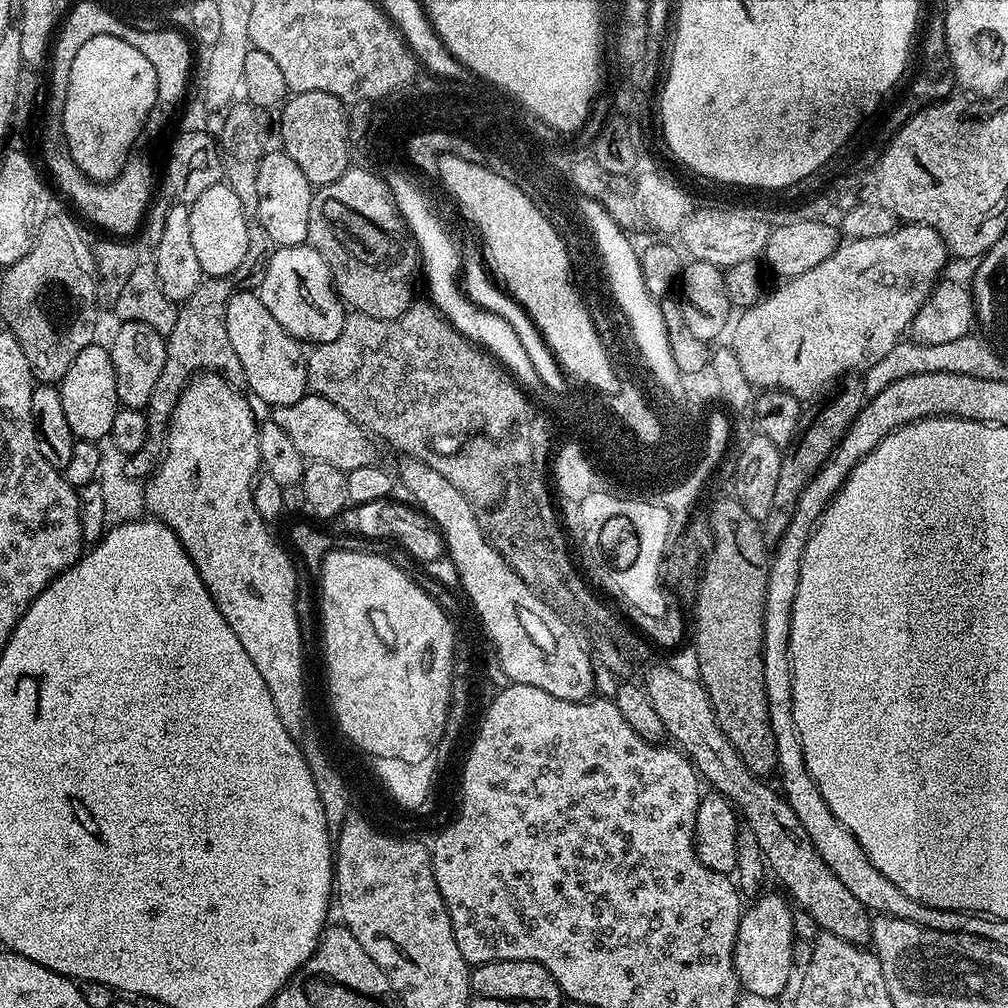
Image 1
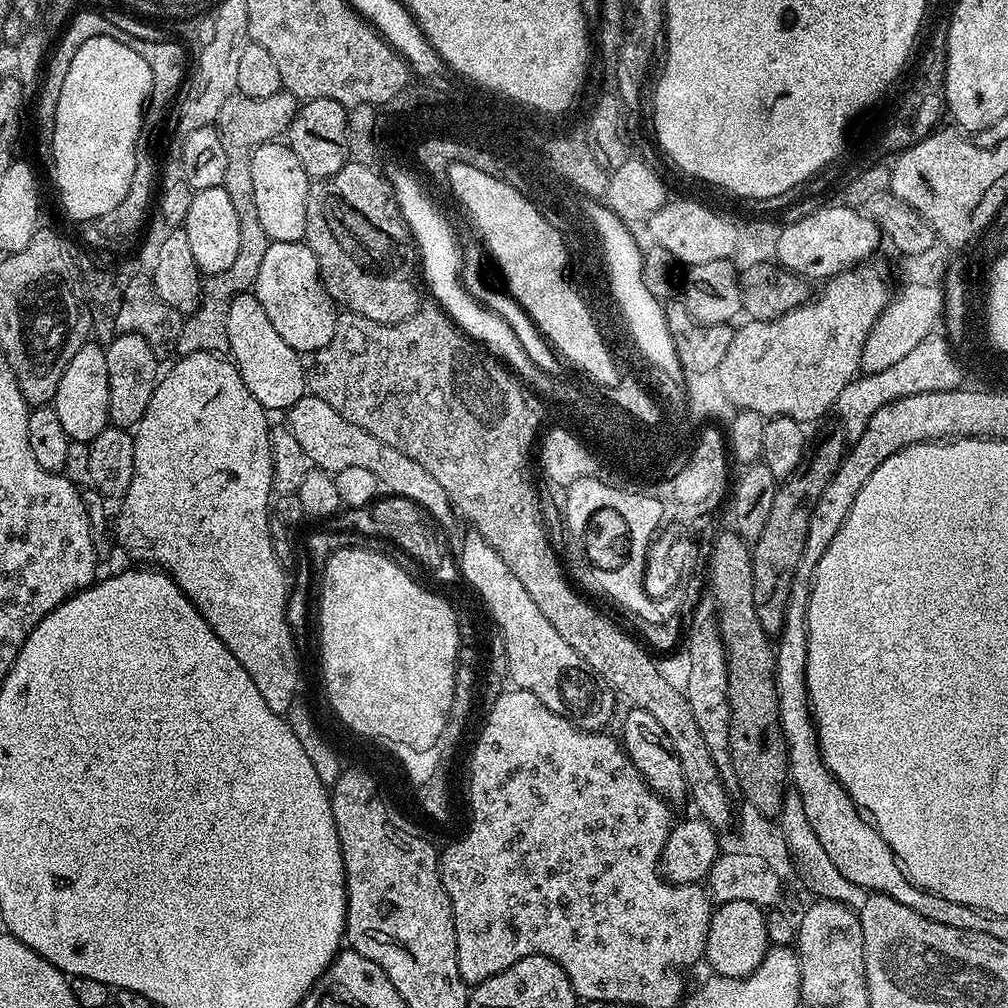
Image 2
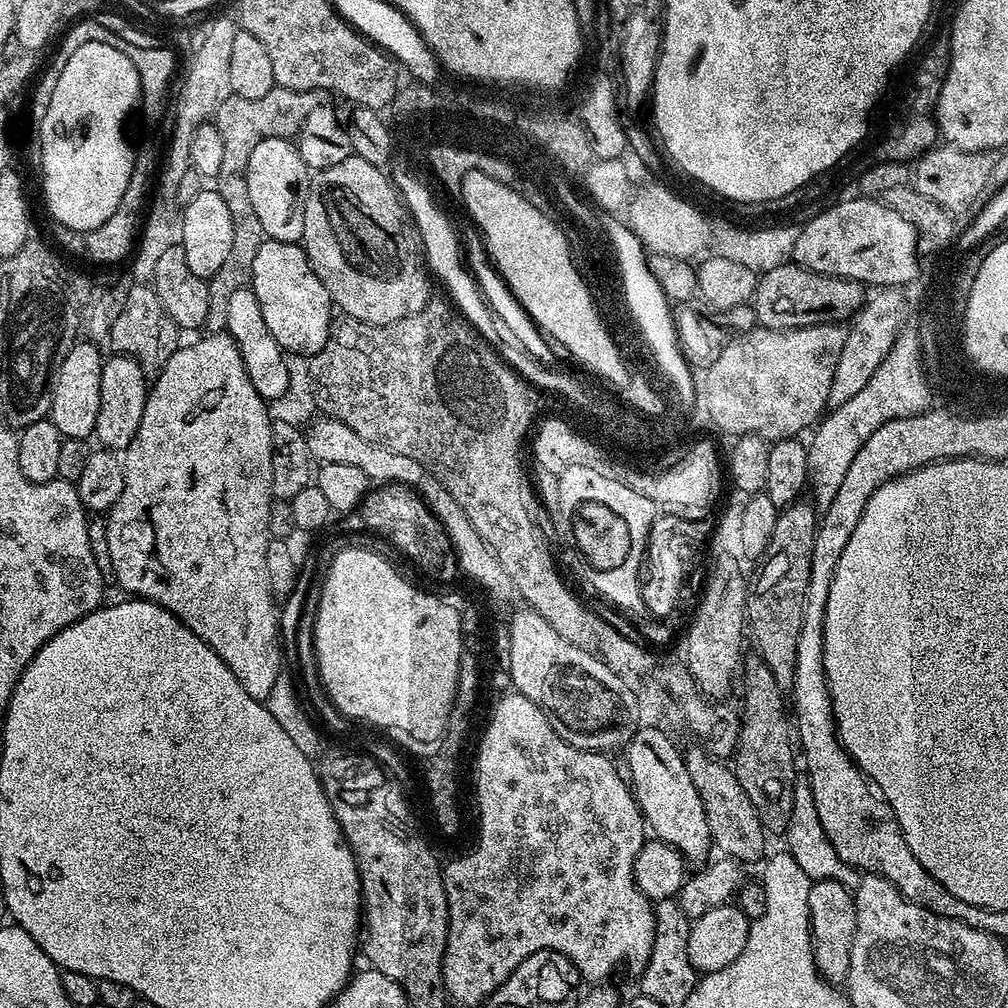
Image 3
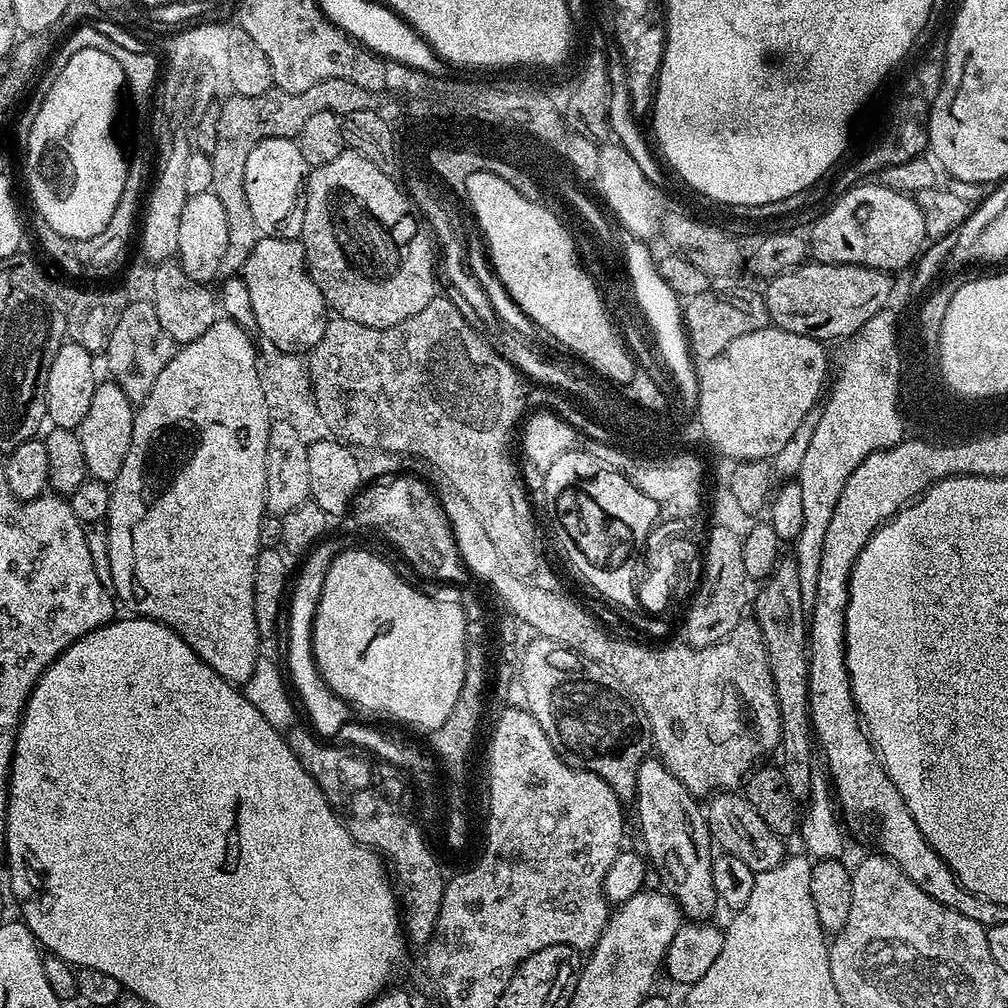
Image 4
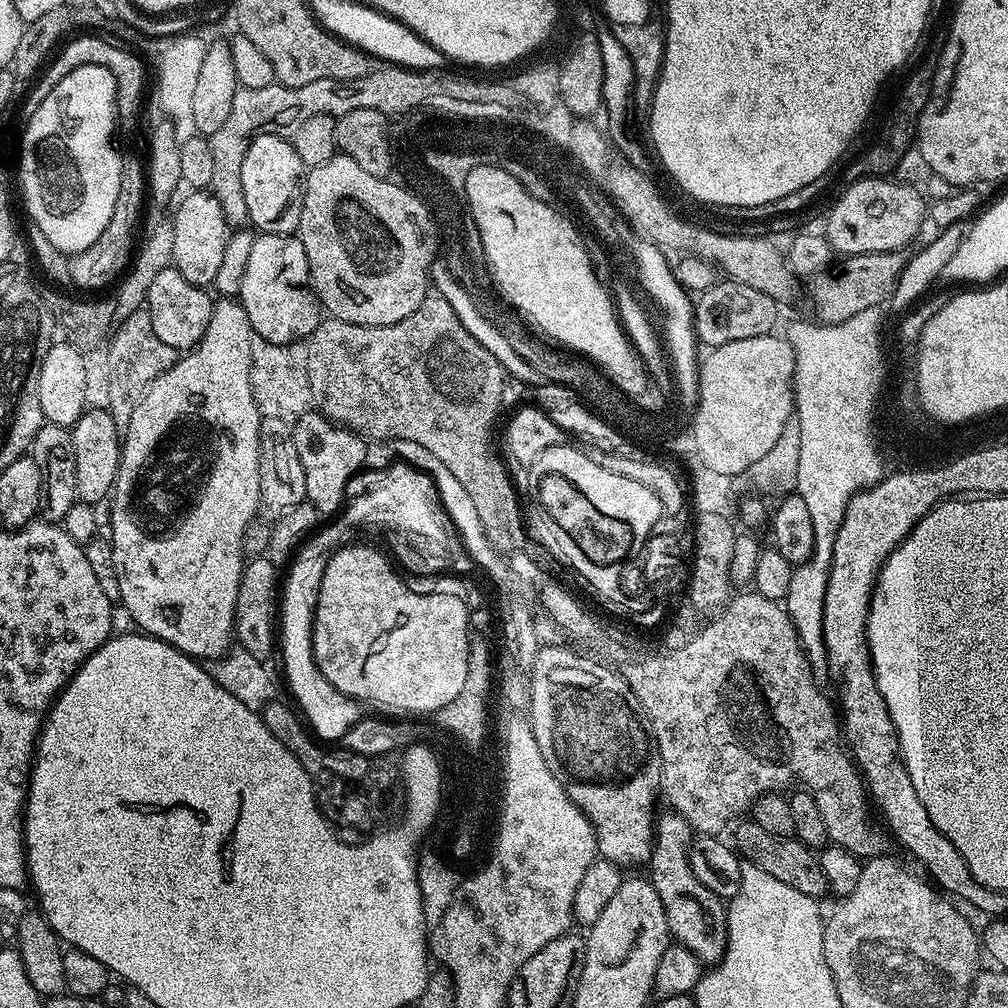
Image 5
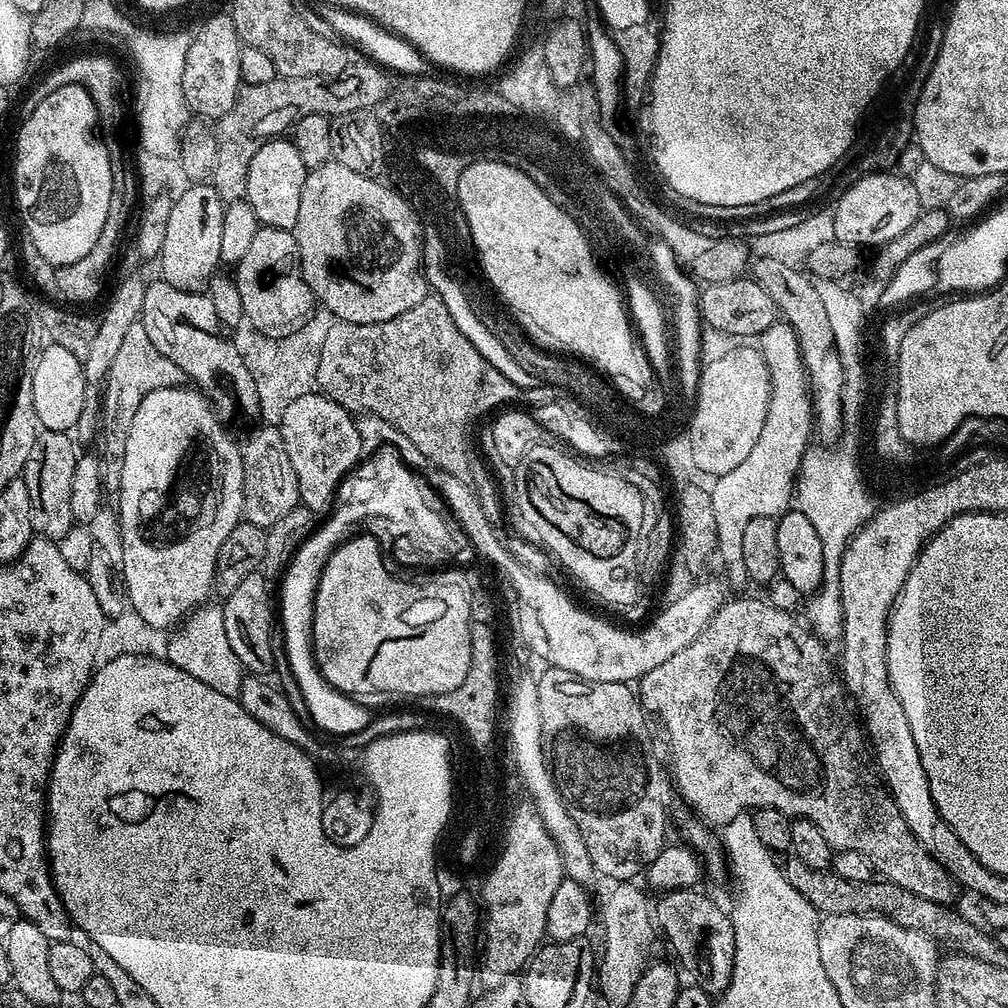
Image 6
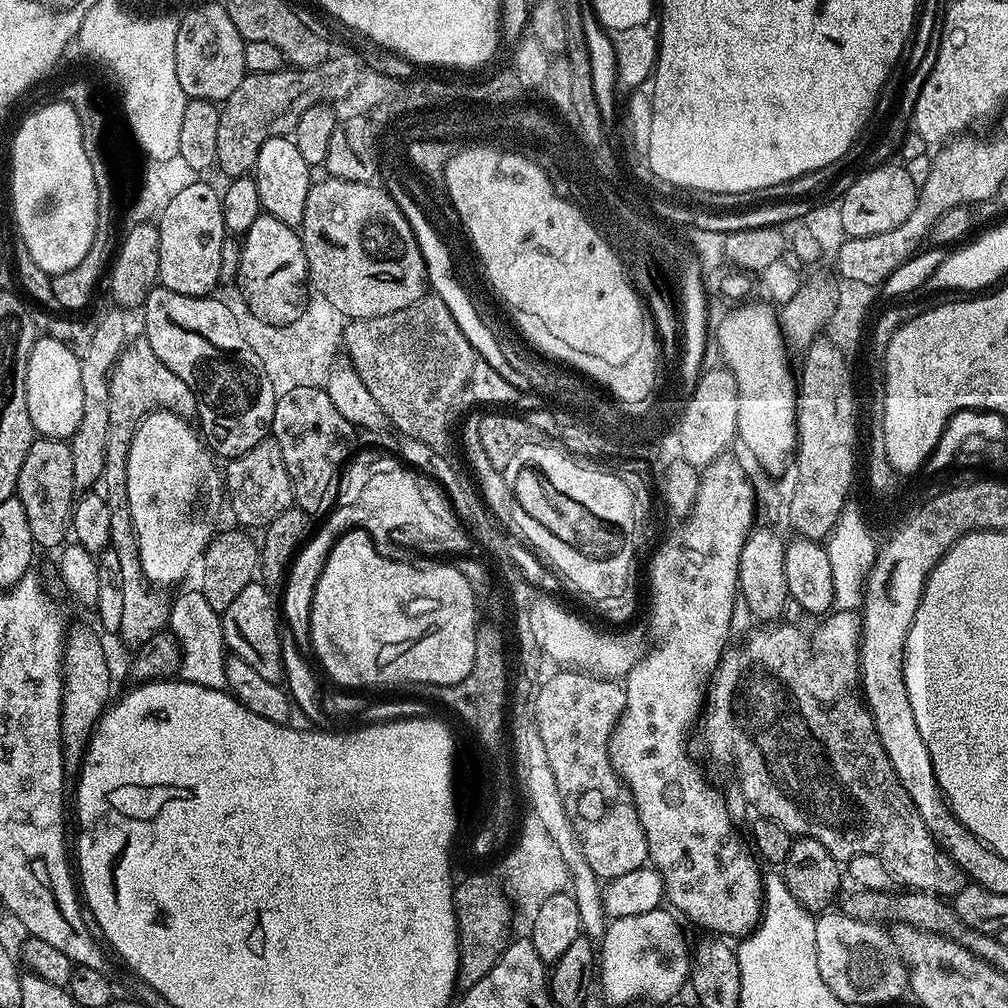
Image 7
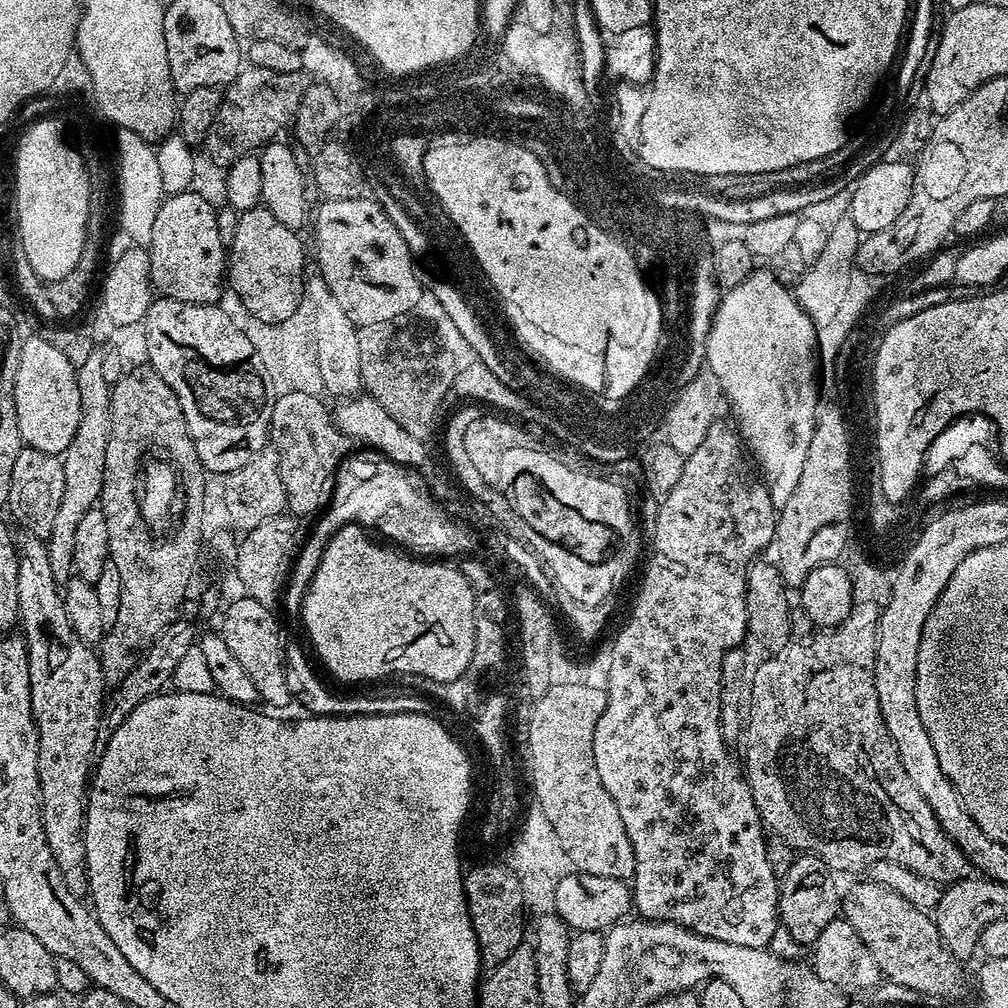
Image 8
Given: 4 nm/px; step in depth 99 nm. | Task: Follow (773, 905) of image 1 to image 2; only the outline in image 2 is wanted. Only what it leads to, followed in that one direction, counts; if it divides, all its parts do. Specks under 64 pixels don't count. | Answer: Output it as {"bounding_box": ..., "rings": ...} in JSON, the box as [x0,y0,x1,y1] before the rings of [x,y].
{"bounding_box":[703,901,770,978],"rings":[[[726,901],[713,911],[703,959],[706,964],[708,960],[715,975],[742,978],[749,976],[764,961],[764,956],[770,947],[764,921],[765,913],[763,907],[750,901]]]}

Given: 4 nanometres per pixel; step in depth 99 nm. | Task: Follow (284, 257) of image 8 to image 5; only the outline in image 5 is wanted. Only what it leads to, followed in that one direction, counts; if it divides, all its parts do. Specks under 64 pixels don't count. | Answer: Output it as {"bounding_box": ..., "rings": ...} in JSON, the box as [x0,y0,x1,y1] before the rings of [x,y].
{"bounding_box":[238,234,322,343],"rings":[[[260,234],[253,239],[238,299],[250,318],[252,331],[264,332],[261,338],[270,343],[303,341],[322,319],[321,305],[309,284],[306,250],[295,235]]]}

